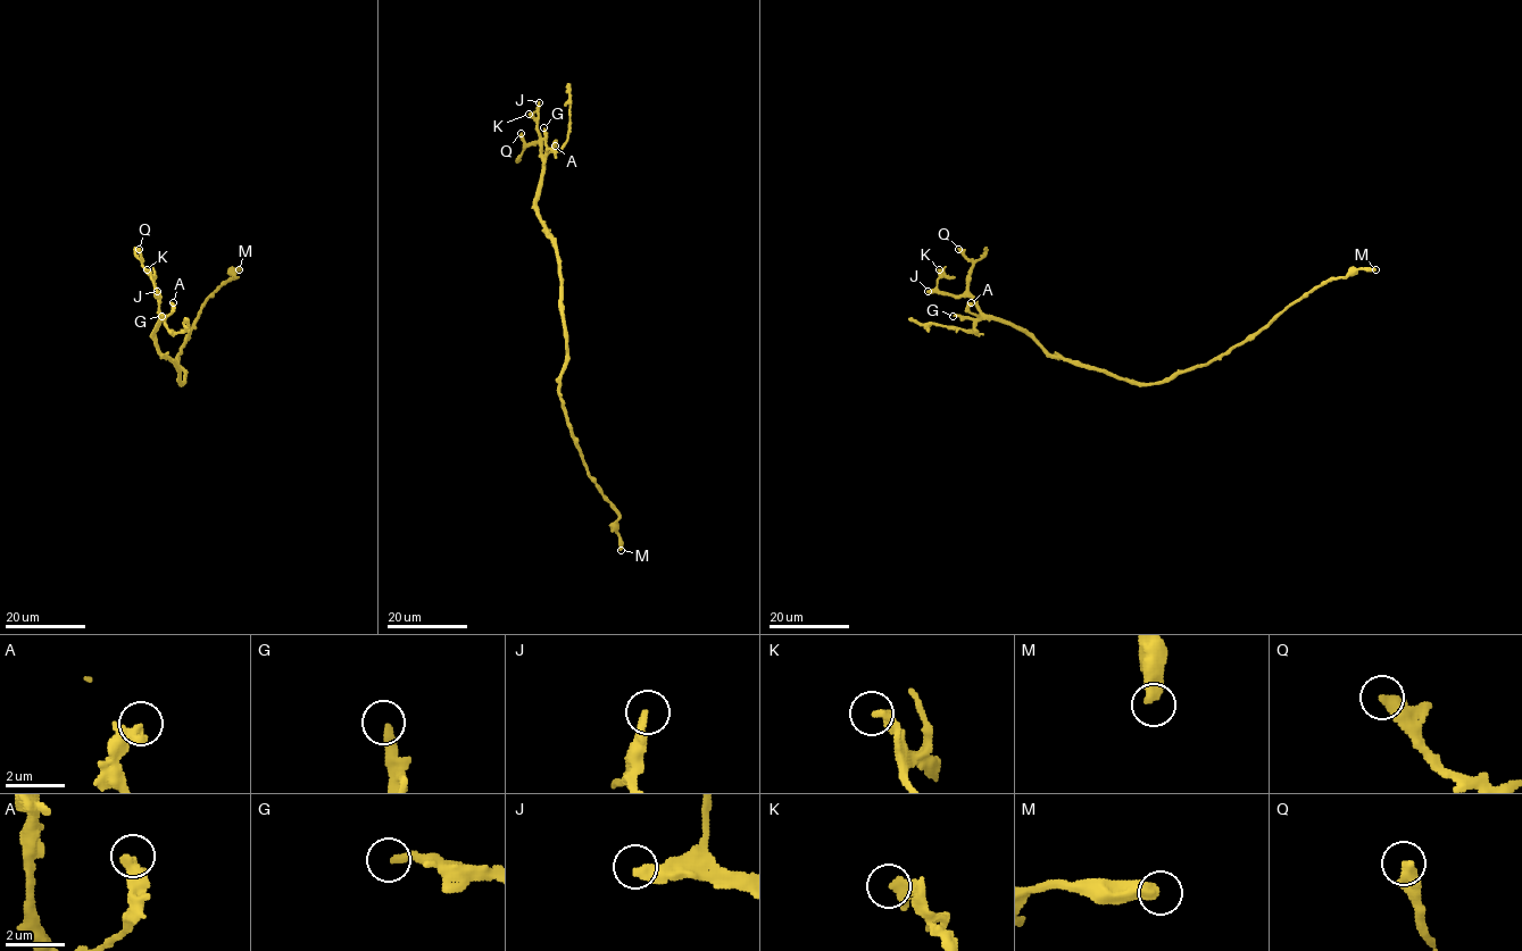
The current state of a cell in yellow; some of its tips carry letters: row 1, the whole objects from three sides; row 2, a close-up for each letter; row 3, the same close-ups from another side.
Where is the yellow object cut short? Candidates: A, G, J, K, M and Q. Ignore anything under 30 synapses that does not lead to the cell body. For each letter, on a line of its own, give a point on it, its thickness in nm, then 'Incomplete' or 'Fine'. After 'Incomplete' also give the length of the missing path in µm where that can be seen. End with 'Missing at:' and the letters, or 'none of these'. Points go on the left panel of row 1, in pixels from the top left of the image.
A: Place: (173, 302). Thickness 480 nm. Fine
G: Place: (161, 316). Thickness 280 nm. Incomplete. Missing length about 15 µm
J: Place: (157, 291). Thickness 360 nm. Incomplete. Missing length about 20 µm
K: Place: (147, 269). Thickness 360 nm. Fine
M: Place: (239, 269). Thickness 480 nm. Fine
Q: Place: (139, 249). Thickness 360 nm. Fine
Missing at: G, J

